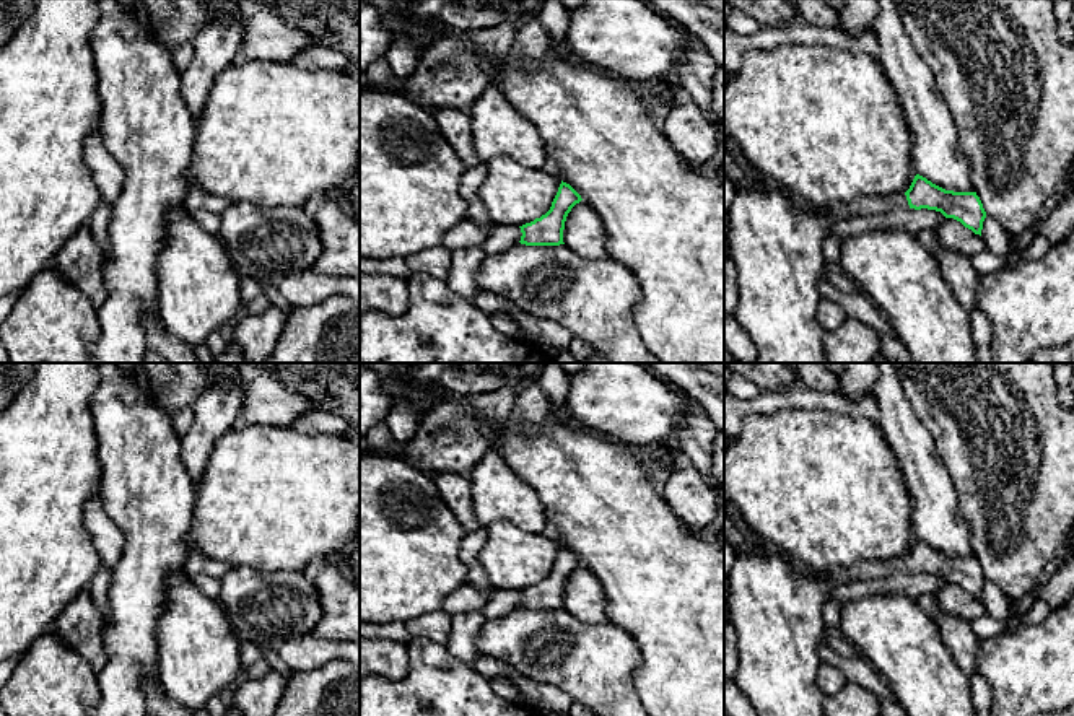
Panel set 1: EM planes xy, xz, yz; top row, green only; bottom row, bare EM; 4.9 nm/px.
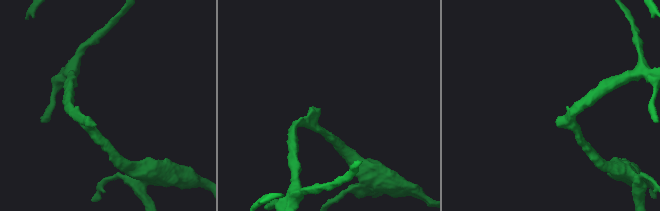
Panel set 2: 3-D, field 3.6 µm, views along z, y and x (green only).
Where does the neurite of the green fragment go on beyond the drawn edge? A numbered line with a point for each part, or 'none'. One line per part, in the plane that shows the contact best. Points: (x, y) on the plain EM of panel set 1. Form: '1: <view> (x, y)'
1: yz (775, 607)

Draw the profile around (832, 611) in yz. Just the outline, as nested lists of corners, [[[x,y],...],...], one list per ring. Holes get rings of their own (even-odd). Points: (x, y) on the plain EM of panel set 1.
[[[828,600],[822,609],[822,618],[827,630],[838,630],[841,617],[841,604]]]

